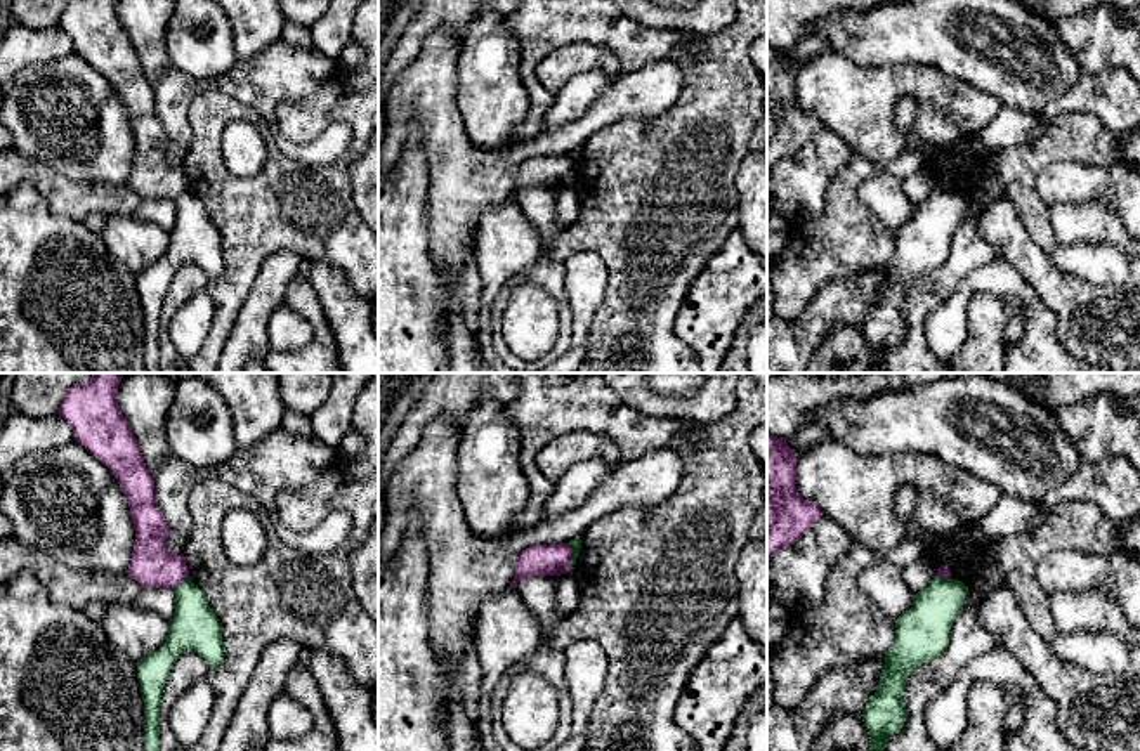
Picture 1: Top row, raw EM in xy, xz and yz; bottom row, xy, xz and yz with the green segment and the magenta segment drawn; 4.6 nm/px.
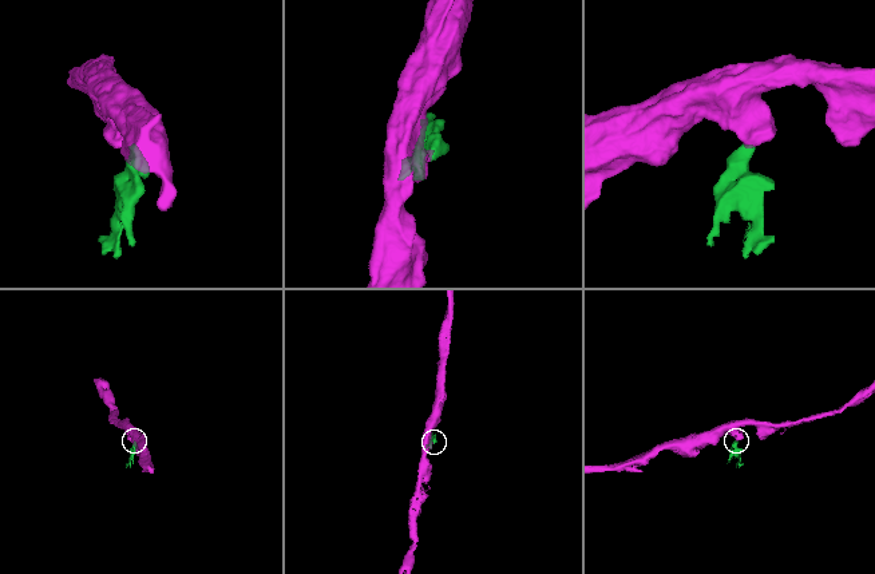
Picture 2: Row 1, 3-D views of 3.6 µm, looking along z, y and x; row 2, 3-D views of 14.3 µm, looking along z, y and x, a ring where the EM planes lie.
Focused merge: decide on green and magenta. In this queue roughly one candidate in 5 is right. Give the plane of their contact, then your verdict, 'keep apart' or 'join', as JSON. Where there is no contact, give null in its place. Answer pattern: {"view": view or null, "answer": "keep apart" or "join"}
{"view": "xz", "answer": "keep apart"}

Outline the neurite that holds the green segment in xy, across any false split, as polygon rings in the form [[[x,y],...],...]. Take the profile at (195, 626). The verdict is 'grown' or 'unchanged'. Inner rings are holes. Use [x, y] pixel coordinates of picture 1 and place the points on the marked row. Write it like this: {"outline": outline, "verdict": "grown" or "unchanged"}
{"outline": [[[189,578],[175,586],[175,614],[168,621],[168,637],[163,647],[137,663],[137,680],[144,701],[144,751],[160,751],[160,708],[163,687],[174,663],[186,650],[198,652],[210,668],[217,668],[224,661],[222,626],[203,591]]], "verdict": "unchanged"}

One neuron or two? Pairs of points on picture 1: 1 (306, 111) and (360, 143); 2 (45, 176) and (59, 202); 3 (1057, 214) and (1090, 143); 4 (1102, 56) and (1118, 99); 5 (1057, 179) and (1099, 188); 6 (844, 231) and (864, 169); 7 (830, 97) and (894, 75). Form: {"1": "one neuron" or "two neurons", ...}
{"1": "one neuron", "2": "one neuron", "3": "two neurons", "4": "two neurons", "5": "one neuron", "6": "one neuron", "7": "one neuron"}

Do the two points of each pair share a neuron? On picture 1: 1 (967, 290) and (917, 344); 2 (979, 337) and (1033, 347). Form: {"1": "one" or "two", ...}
{"1": "two", "2": "two"}

